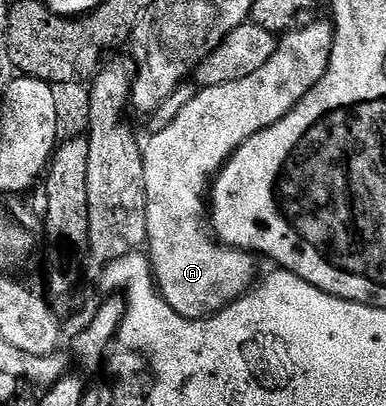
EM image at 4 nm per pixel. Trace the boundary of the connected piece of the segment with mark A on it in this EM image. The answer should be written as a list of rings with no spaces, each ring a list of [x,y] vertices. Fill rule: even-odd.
[[[294,30],[294,37],[290,37],[287,33],[281,34],[274,49],[274,58],[276,58],[276,63],[280,63],[284,69],[296,67],[296,75],[259,75],[259,73],[250,73],[250,77],[242,77],[242,81],[232,81],[227,82],[226,85],[210,86],[197,90],[183,106],[182,111],[178,113],[174,121],[171,121],[170,125],[167,125],[161,132],[149,134],[147,136],[148,144],[147,141],[143,144],[142,148],[146,169],[146,225],[148,226],[146,251],[149,256],[149,266],[152,269],[153,278],[156,280],[158,293],[184,319],[205,319],[224,310],[229,303],[236,302],[236,300],[245,294],[255,282],[253,279],[256,275],[257,258],[251,252],[238,250],[237,247],[226,247],[224,244],[219,243],[214,238],[213,232],[209,230],[210,223],[206,218],[206,196],[209,194],[210,184],[220,174],[220,170],[224,168],[230,156],[243,143],[250,141],[250,137],[254,137],[262,129],[274,125],[278,121],[282,121],[282,117],[286,117],[286,113],[293,111],[298,105],[298,101],[302,101],[306,97],[306,93],[310,93],[310,89],[314,89],[314,85],[318,85],[318,81],[326,73],[326,69],[320,69],[320,67],[322,65],[328,65],[328,63],[327,61],[320,61],[320,59],[312,59],[312,55],[318,55],[318,49],[316,47],[312,49],[312,43],[308,41],[306,33],[302,33],[302,37],[296,37],[296,30]]]

